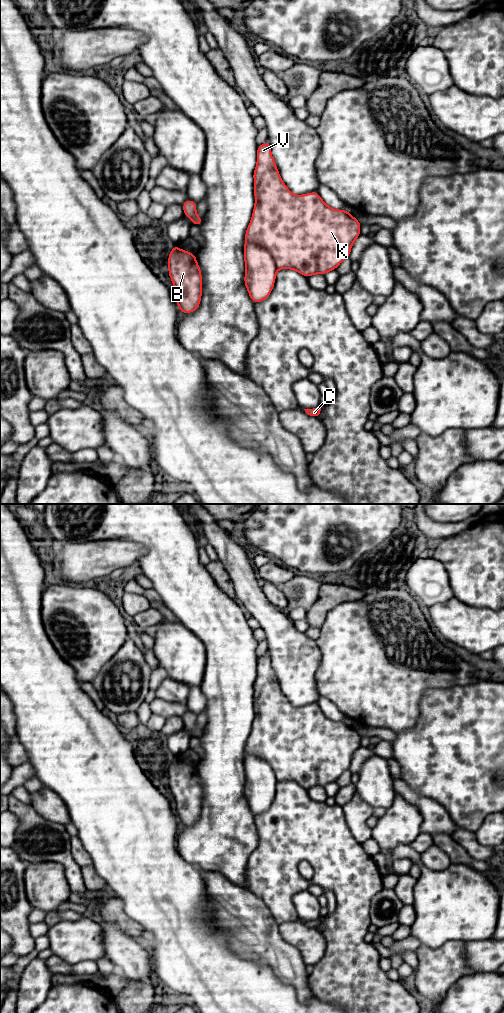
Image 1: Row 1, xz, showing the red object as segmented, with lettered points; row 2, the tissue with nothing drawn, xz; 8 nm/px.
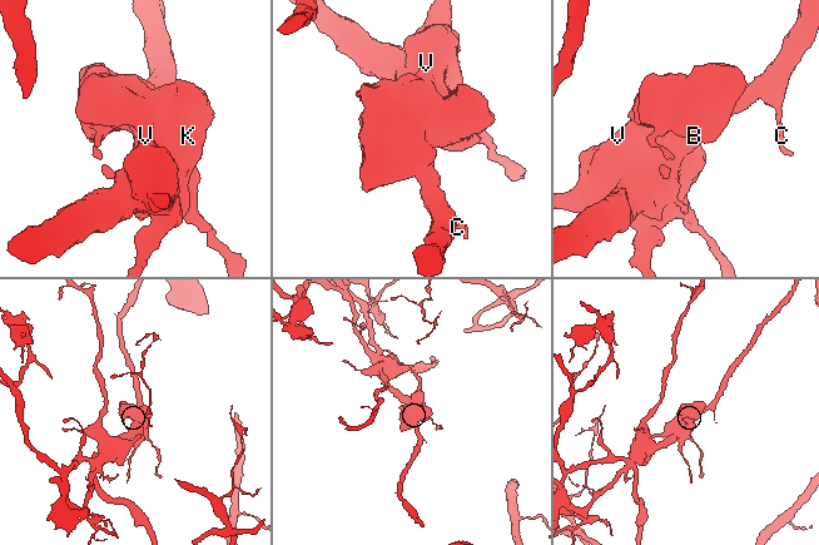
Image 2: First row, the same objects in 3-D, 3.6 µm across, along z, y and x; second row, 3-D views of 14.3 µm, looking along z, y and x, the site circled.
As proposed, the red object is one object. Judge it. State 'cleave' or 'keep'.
cleave

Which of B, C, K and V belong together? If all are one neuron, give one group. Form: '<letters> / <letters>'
B K V / C

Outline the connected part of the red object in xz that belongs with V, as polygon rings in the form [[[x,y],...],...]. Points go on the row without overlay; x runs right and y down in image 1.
[[[270,655],[257,658],[257,677],[253,684],[255,718],[245,745],[245,755],[265,760],[277,781],[293,781],[302,788],[326,786],[349,770],[354,753],[361,747],[360,734],[348,722],[330,720],[314,703],[293,707],[277,682]]]

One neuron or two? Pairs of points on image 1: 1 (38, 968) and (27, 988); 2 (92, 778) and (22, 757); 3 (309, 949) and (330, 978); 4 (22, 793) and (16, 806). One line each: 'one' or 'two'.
1: one
2: two
3: two
4: two

